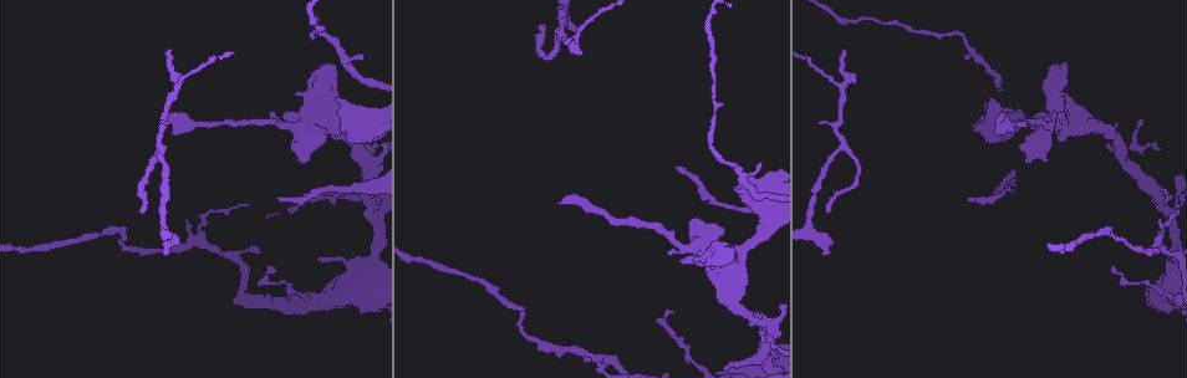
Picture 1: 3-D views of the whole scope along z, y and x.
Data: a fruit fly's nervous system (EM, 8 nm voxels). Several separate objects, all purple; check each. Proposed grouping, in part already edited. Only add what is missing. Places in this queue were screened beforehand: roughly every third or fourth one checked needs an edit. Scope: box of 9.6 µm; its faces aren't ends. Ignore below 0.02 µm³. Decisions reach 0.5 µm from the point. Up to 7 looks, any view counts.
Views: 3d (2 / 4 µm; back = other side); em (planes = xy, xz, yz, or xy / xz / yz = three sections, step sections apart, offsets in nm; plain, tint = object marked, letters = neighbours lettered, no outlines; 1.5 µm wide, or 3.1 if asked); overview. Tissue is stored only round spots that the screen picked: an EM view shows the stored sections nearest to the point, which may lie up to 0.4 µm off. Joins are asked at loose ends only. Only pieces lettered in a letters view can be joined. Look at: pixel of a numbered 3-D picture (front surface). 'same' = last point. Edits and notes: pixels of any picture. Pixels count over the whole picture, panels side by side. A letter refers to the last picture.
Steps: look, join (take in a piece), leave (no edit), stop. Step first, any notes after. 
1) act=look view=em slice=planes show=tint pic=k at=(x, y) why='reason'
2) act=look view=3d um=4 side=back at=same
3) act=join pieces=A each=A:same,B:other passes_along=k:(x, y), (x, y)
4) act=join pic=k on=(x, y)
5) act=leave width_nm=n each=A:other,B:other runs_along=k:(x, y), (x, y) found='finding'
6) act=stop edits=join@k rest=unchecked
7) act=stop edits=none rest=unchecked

act=look view=3d um=4 side=back pic=1 at=(964, 55) why='branch stops here'

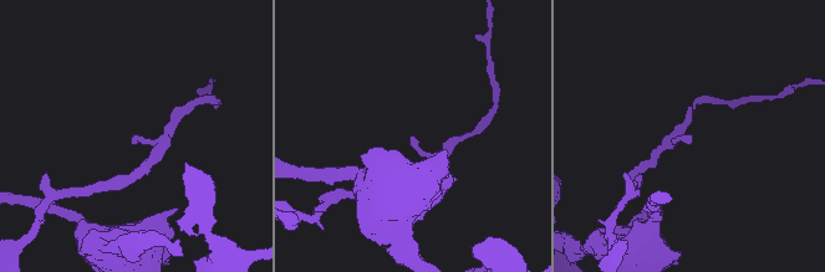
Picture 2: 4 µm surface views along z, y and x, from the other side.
act=look view=em slice=xz step=4 show=letters pic=2 at=(131, 139) why='now the EM'

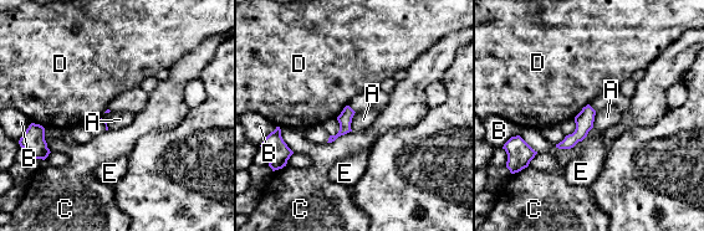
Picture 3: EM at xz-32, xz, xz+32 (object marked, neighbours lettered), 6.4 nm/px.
act=leave each=A:other,B:other,C:other,D:other,E:other border=3:(356, 112), (352, 118), (351, 129) found='no lettered piece goes on from it'

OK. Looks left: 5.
act=look view=em slice=planes show=letters pic=1 at=(969, 199) why='tapers out'

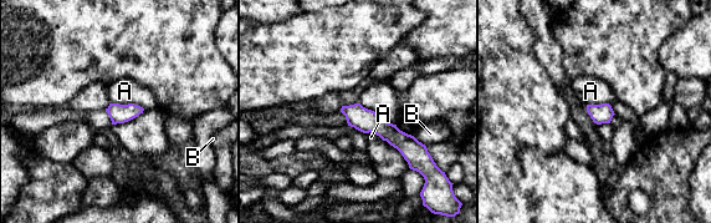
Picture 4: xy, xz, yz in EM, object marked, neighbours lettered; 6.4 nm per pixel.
act=leave width_nm=130 each=A:other,B:other border=4:(111, 102), (137, 104), (144, 109) found='no lettered piece goes on from it'

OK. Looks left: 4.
act=look view=3d um=4 pic=1 at=(573, 31) why='an open end'

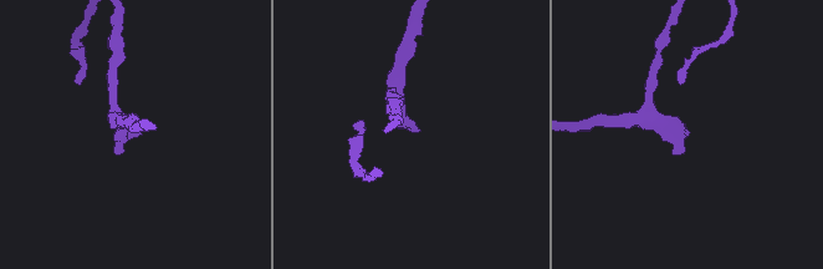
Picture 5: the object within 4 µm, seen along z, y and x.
act=look view=em slice=xy step=4 show=tint pic=5 at=(418, 132) why='need the tissue'

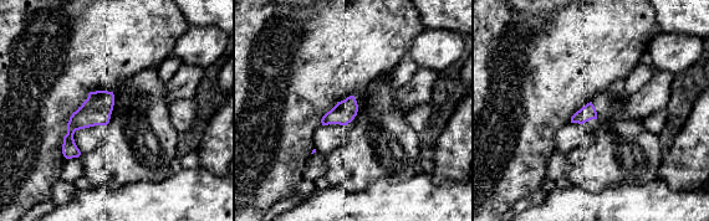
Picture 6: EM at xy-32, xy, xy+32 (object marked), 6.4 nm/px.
act=look view=em slice=planes show=letters at=same why='cut it another way'

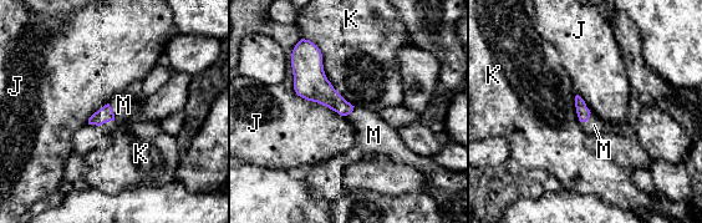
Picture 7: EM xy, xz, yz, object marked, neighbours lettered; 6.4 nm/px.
act=join pic=7 on=(123, 105) each=J:other,K:other,M:same found='it goes on there'

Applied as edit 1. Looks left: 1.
act=stop edits=join@7 rest=unchecked

